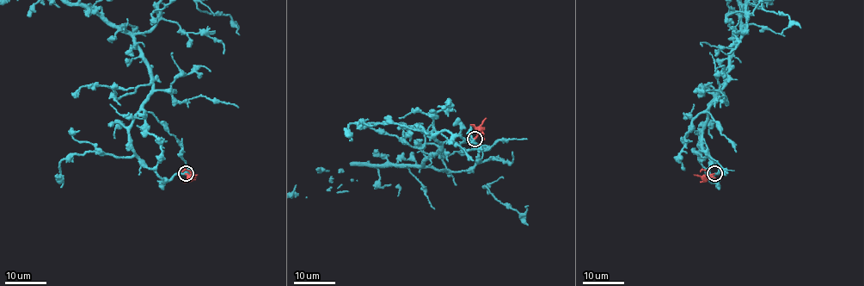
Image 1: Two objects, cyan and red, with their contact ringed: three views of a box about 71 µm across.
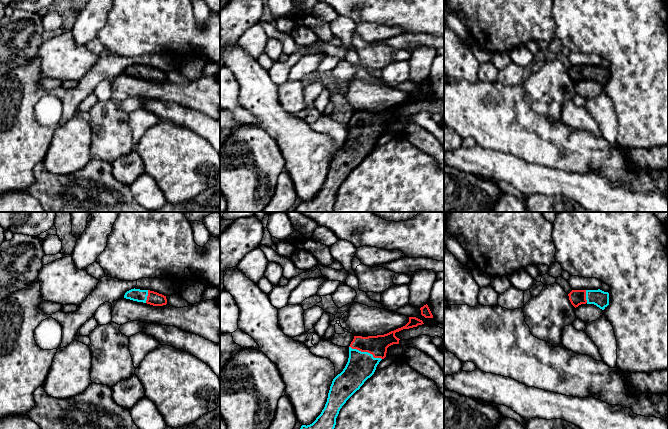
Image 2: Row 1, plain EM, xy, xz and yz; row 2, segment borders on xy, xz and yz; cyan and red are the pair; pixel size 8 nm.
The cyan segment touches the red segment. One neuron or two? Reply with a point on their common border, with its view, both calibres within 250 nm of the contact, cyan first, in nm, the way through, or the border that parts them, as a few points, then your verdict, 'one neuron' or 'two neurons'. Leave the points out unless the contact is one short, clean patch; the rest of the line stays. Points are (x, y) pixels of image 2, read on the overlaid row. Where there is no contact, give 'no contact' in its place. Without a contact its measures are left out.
xz (365, 352) | 220/160 nm | across xz (361, 365), (365, 352), (377, 345) | one neuron

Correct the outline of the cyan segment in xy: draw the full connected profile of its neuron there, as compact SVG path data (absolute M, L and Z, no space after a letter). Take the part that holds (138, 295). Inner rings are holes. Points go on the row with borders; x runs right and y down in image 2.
M134 288L127 291L124 298L147 303L153 306L163 306L167 304L166 296L150 290L140 290Z

